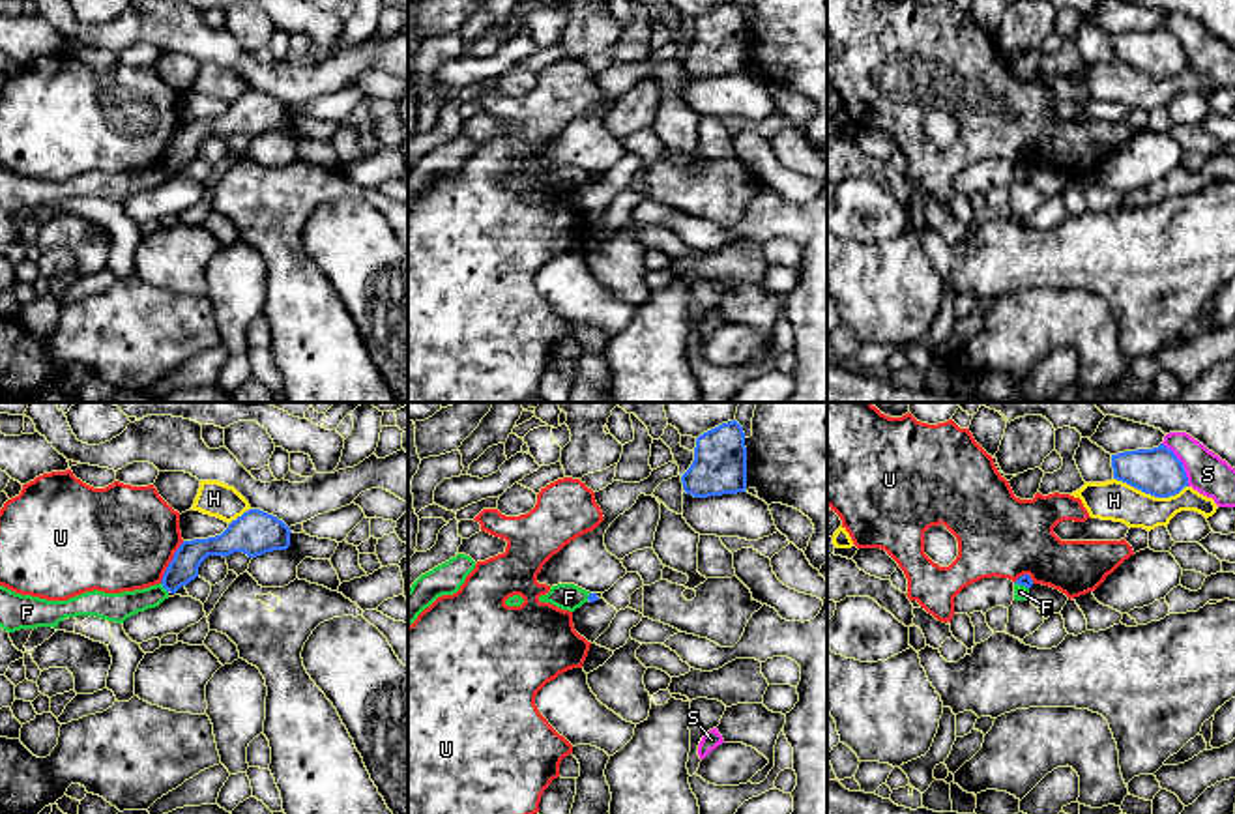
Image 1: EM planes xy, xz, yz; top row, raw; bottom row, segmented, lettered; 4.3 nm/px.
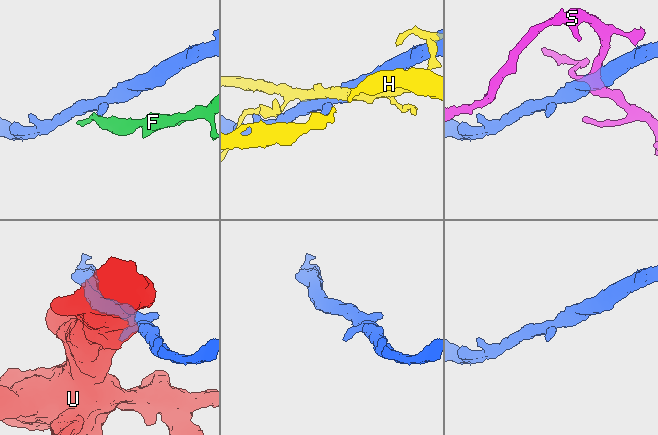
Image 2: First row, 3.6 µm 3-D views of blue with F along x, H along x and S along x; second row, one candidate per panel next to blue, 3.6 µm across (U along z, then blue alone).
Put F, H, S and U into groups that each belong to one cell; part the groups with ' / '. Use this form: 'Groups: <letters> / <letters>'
Groups: F / H / S / U

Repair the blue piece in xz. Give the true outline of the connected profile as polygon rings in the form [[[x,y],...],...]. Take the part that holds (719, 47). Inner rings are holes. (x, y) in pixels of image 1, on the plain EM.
[[[734,0],[696,19],[694,41],[681,56],[683,71],[694,79],[747,71],[747,28],[743,7]]]

